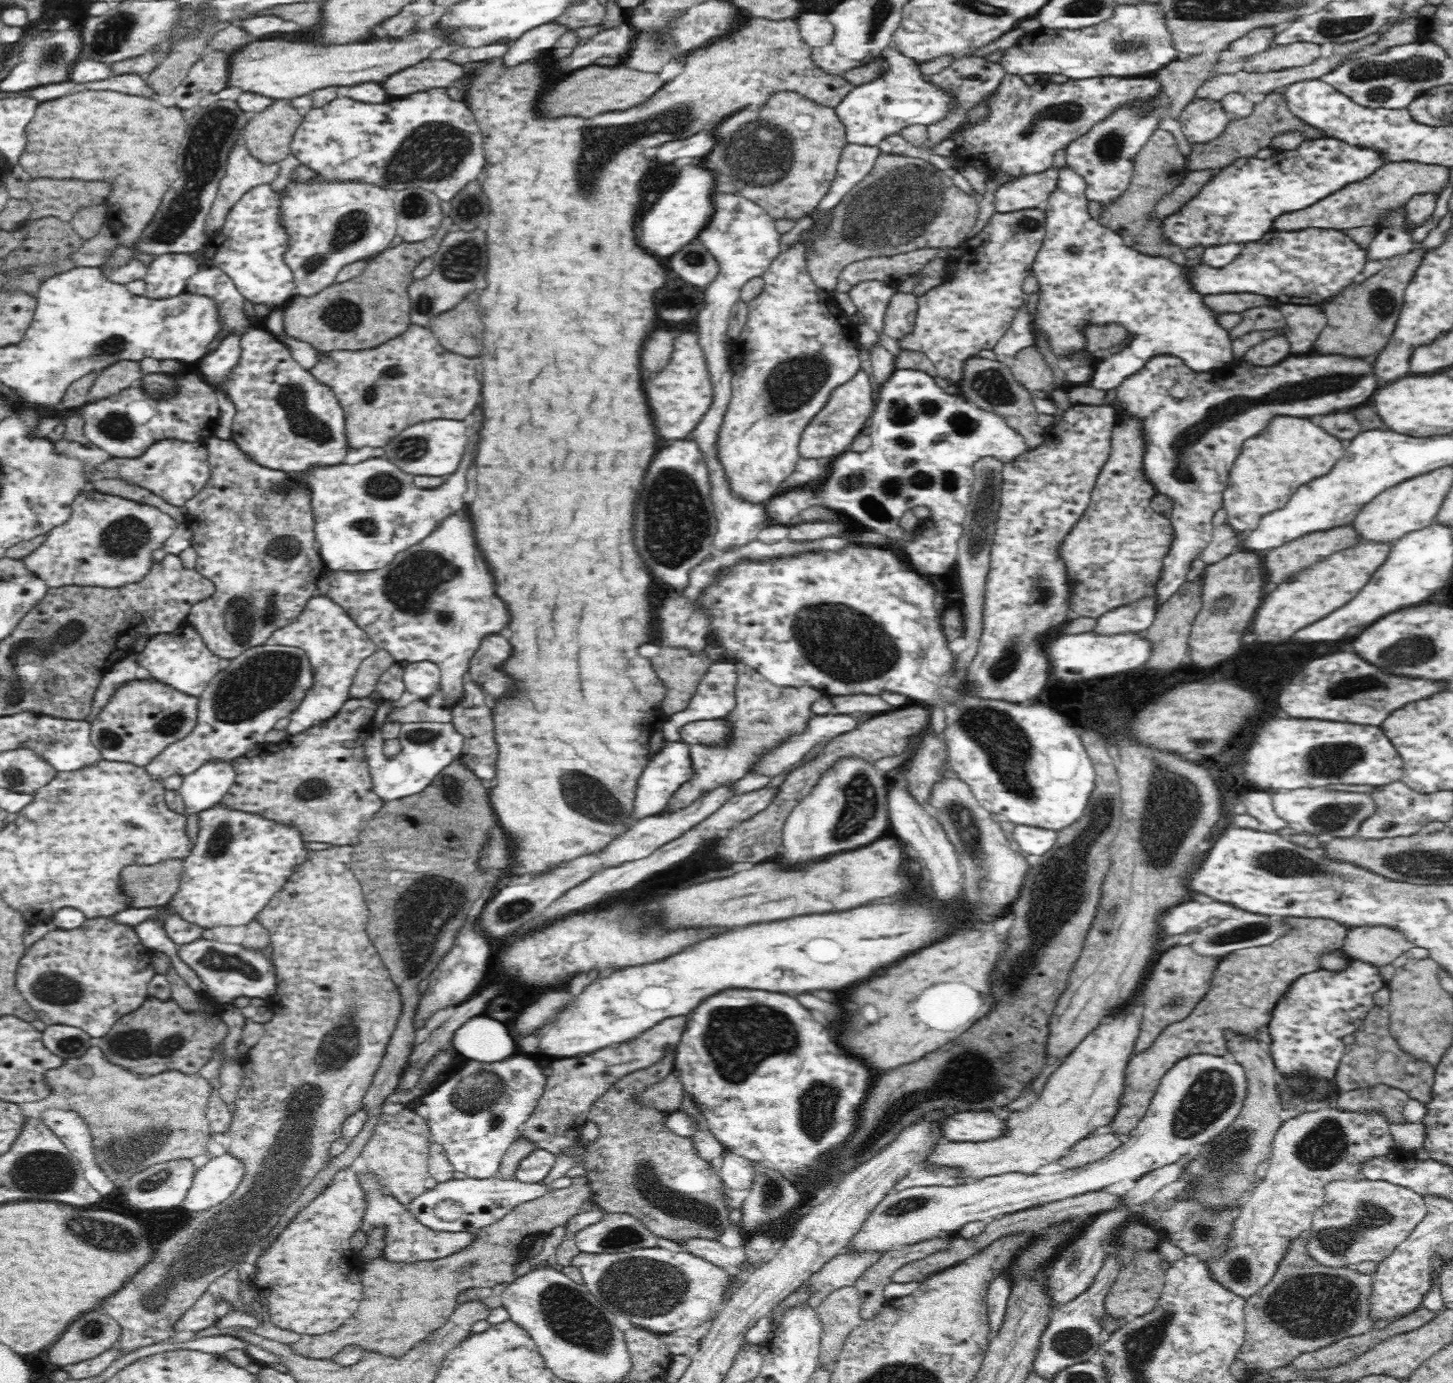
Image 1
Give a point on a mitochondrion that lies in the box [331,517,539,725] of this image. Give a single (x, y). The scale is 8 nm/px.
(402, 586)

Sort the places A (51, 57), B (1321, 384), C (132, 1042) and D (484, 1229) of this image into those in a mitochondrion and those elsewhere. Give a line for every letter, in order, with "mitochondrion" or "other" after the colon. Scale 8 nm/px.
A: mitochondrion
B: mitochondrion
C: mitochondrion
D: other

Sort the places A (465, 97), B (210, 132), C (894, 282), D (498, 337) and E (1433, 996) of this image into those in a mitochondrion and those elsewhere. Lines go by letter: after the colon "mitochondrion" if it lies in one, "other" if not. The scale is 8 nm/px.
A: other
B: mitochondrion
C: other
D: other
E: other

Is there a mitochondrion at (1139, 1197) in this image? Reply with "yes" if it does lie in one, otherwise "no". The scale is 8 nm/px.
no

